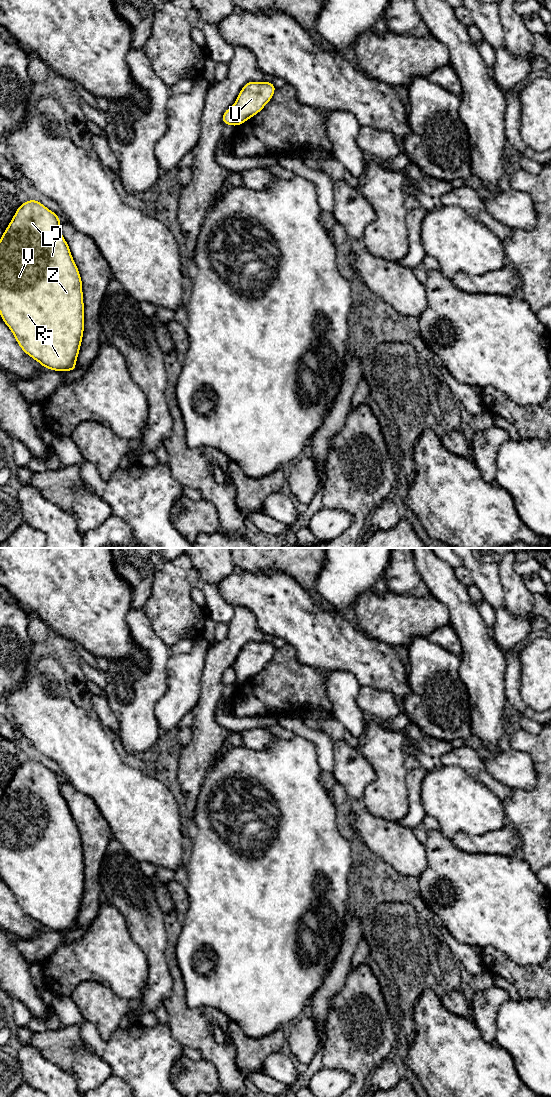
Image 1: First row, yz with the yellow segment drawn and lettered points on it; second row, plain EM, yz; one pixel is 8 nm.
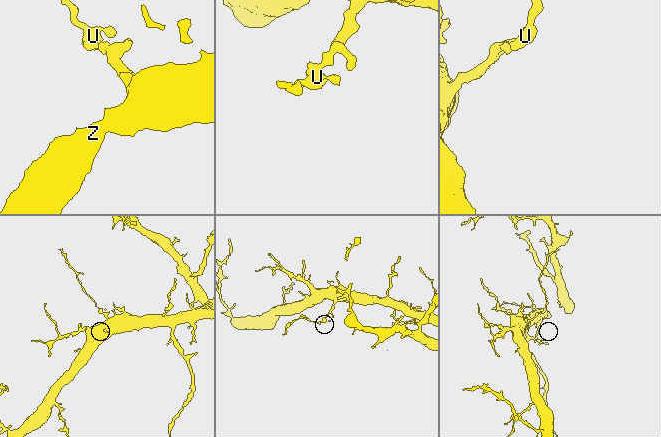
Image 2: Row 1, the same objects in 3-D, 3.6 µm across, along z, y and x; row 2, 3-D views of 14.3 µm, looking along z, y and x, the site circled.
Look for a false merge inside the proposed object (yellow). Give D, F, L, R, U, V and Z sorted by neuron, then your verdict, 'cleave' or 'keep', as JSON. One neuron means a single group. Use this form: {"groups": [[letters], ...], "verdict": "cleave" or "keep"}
{"groups": [["D", "F", "L", "R", "V", "Z"], ["U"]], "verdict": "cleave"}

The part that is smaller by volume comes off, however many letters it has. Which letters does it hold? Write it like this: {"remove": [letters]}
{"remove": ["U"]}

